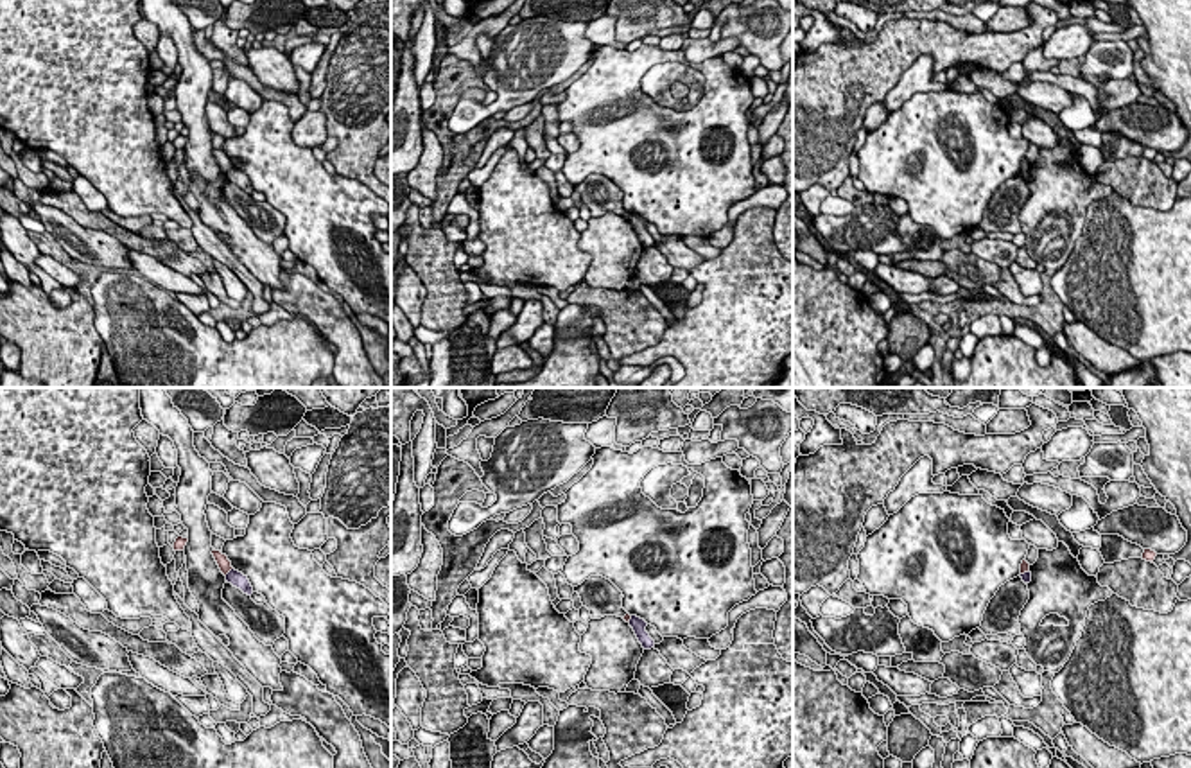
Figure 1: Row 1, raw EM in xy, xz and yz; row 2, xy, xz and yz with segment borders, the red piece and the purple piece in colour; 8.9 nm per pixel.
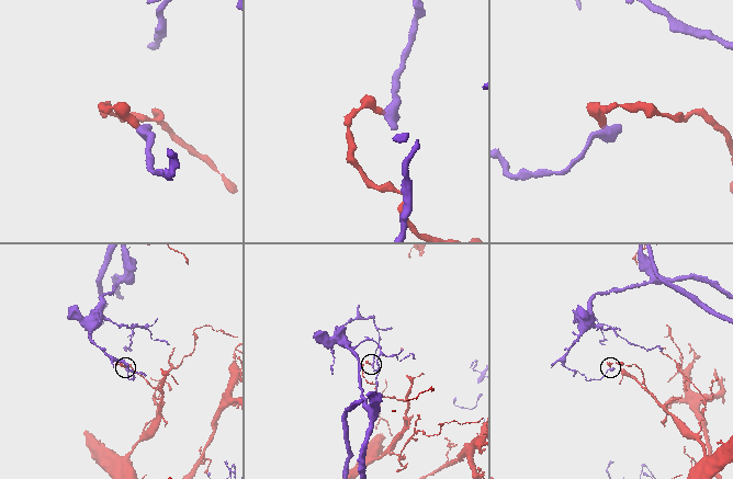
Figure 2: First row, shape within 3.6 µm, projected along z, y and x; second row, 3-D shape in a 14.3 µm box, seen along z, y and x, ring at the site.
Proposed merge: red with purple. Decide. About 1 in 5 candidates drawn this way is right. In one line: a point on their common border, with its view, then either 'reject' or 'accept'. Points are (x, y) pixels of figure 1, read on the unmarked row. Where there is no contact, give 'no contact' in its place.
meets red in xy at (228, 169); reject

